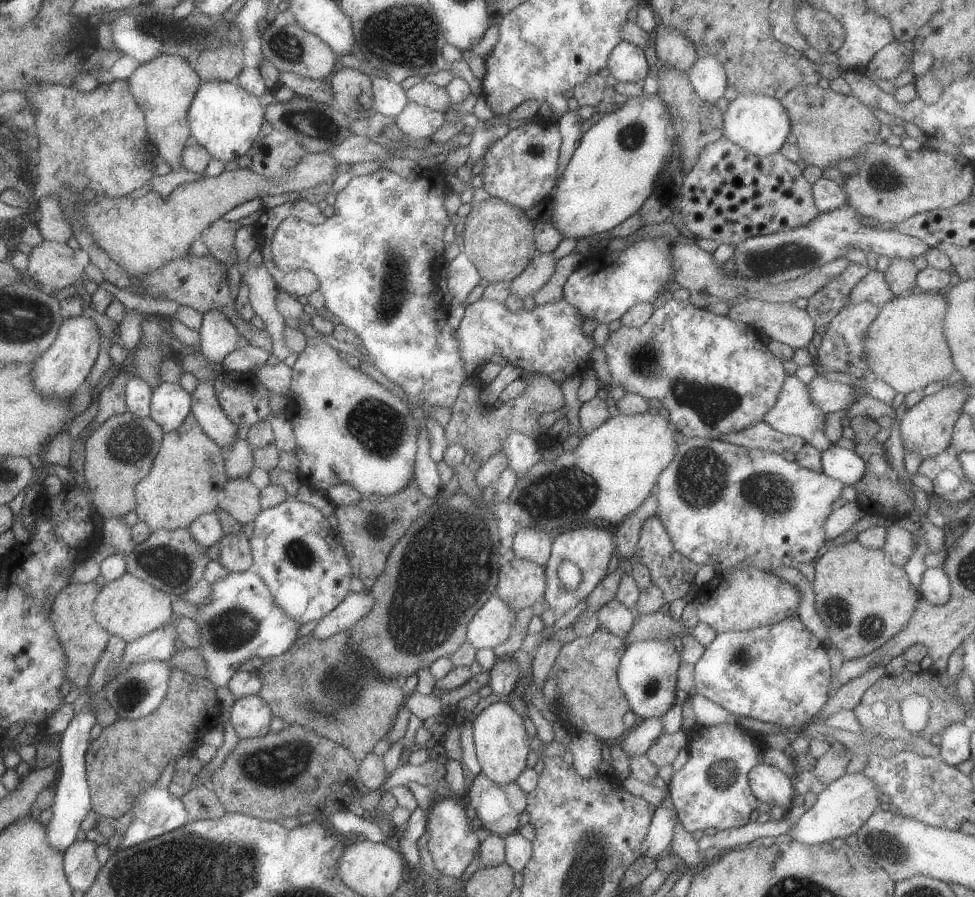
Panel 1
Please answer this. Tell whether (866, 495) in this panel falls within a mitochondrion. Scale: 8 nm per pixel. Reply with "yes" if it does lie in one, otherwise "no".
no

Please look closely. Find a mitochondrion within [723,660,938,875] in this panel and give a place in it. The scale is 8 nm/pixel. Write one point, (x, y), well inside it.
(886, 847)

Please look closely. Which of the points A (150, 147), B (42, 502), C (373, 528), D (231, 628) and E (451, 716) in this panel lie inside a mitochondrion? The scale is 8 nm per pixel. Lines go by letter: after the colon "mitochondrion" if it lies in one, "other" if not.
A: other
B: other
C: mitochondrion
D: mitochondrion
E: other

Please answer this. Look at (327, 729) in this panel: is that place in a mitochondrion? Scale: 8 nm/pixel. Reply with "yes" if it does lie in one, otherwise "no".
no

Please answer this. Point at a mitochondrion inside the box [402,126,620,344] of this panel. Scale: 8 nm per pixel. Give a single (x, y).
(538, 150)

